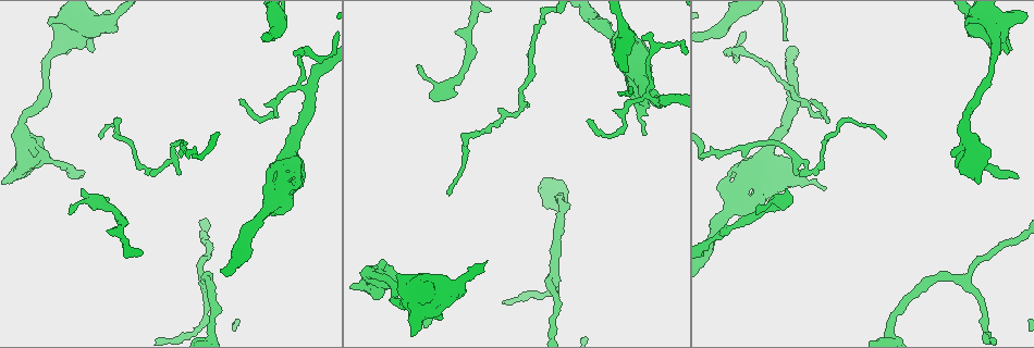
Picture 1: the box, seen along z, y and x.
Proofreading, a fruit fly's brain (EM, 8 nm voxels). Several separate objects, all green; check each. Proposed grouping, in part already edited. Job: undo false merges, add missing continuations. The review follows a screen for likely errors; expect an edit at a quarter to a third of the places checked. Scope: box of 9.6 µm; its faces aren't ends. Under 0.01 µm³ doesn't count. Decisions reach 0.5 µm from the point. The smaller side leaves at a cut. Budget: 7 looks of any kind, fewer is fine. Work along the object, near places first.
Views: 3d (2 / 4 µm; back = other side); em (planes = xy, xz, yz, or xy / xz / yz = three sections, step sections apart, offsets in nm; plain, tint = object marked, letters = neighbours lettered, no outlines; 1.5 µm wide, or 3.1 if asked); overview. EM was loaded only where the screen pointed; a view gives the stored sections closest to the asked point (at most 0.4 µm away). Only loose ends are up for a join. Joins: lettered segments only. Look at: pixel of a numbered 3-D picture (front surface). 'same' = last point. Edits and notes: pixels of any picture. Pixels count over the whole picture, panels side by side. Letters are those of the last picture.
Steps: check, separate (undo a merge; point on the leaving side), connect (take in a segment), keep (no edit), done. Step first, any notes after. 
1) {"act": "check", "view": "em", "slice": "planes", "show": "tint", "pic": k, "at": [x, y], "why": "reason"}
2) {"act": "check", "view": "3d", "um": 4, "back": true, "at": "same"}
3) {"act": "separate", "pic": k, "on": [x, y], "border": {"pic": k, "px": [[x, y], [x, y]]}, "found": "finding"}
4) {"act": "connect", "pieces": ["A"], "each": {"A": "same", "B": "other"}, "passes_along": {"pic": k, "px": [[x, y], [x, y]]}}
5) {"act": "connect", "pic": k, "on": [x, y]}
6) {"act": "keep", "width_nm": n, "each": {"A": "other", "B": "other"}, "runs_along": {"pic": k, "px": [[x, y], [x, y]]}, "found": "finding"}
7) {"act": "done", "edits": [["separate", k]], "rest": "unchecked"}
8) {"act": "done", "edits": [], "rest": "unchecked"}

{"act": "check", "view": "em", "slice": "yz", "step": 8, "show": "tint", "pic": 1, "at": [645, 133], "why": "free end"}

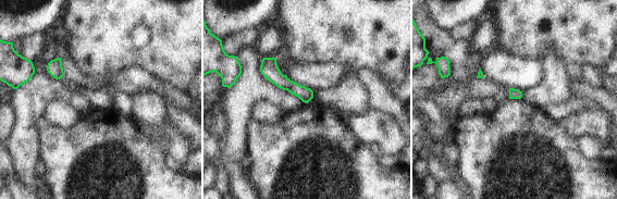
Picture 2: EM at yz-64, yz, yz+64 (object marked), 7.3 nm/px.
{"act": "check", "view": "em", "slice": "planes", "show": "letters", "at": "same", "why": "another direction"}

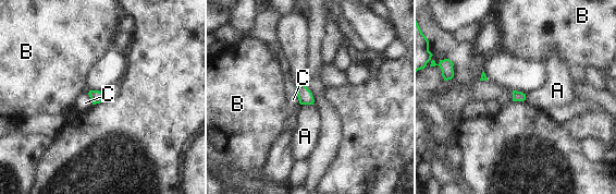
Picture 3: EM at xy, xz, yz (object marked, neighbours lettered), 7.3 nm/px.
{"act": "keep", "each": {"A": "other", "B": "other", "C": "other"}, "border": {"pic": 3, "px": [[300, 104], [312, 105]]}, "found": "none of them fits"}

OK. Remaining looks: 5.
{"act": "check", "view": "3d", "um": 2, "pic": 1, "at": [589, 119], "why": "end of a long branch"}

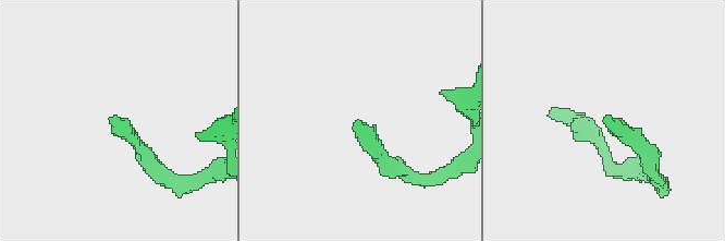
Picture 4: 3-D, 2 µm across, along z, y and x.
{"act": "check", "view": "em", "slice": "planes", "show": "letters", "pic": 4, "at": [111, 117]}

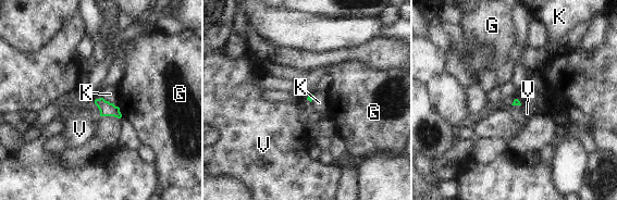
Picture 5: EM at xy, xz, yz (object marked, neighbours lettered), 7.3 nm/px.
{"act": "keep", "longest_contact_nm": ["K", 100], "each": {"G": "other", "K": "other", "V": "other"}, "found": "none of them fits"}

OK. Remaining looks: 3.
{"act": "check", "view": "3d", "um": 2, "pic": 1, "at": [181, 173], "why": "thin end"}

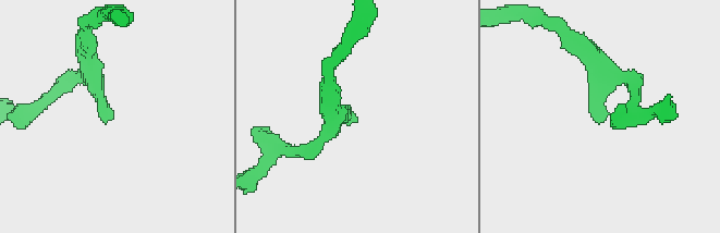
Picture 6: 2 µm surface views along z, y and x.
{"act": "check", "view": "em", "slice": "planes", "show": "tint", "pic": 6, "at": [106, 121], "why": "now the EM"}

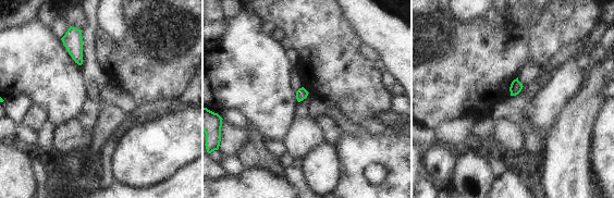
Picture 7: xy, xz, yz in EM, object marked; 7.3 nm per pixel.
{"act": "check", "view": "em", "slice": "planes", "show": "letters", "at": "same", "why": "see the neighbours"}

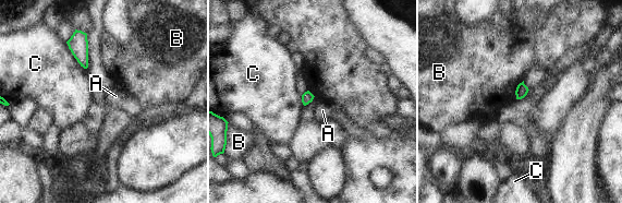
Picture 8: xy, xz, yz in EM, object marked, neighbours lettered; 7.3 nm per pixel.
{"act": "keep", "each": {"A": "other", "B": "other", "C": "other"}, "border": {"pic": 8, "px": [[65, 43], [73, 57], [84, 69]]}, "found": "no lettered segment goes on from it"}

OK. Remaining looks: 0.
{"act": "done", "edits": [], "rest": "unchecked"}

